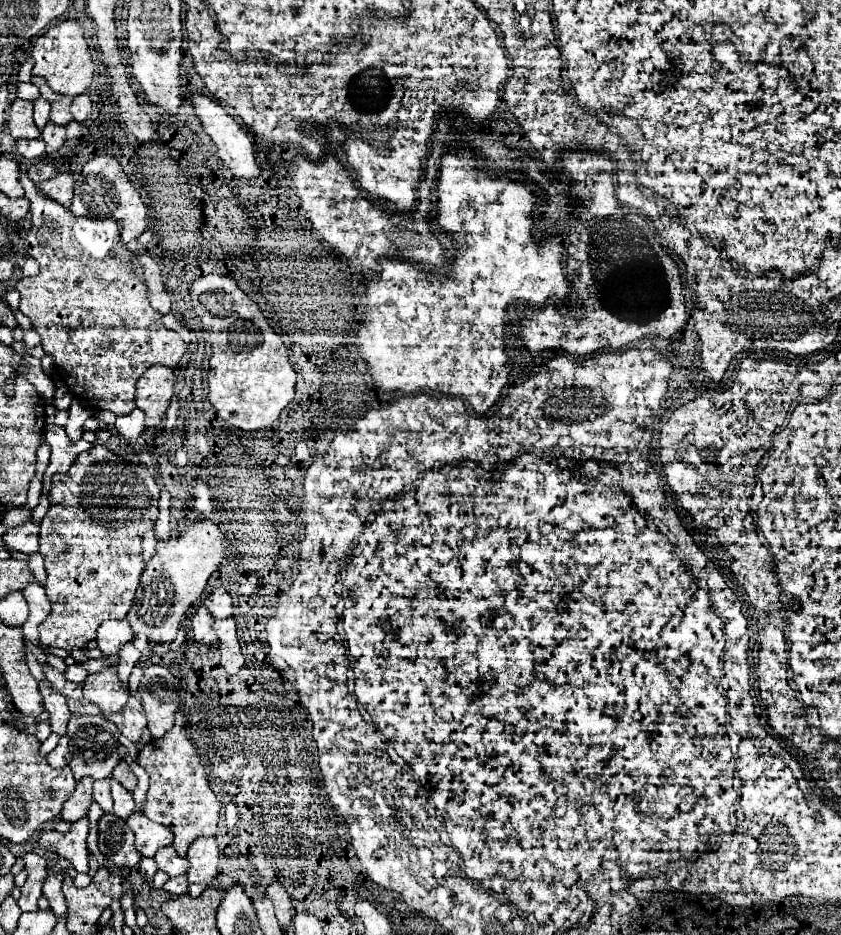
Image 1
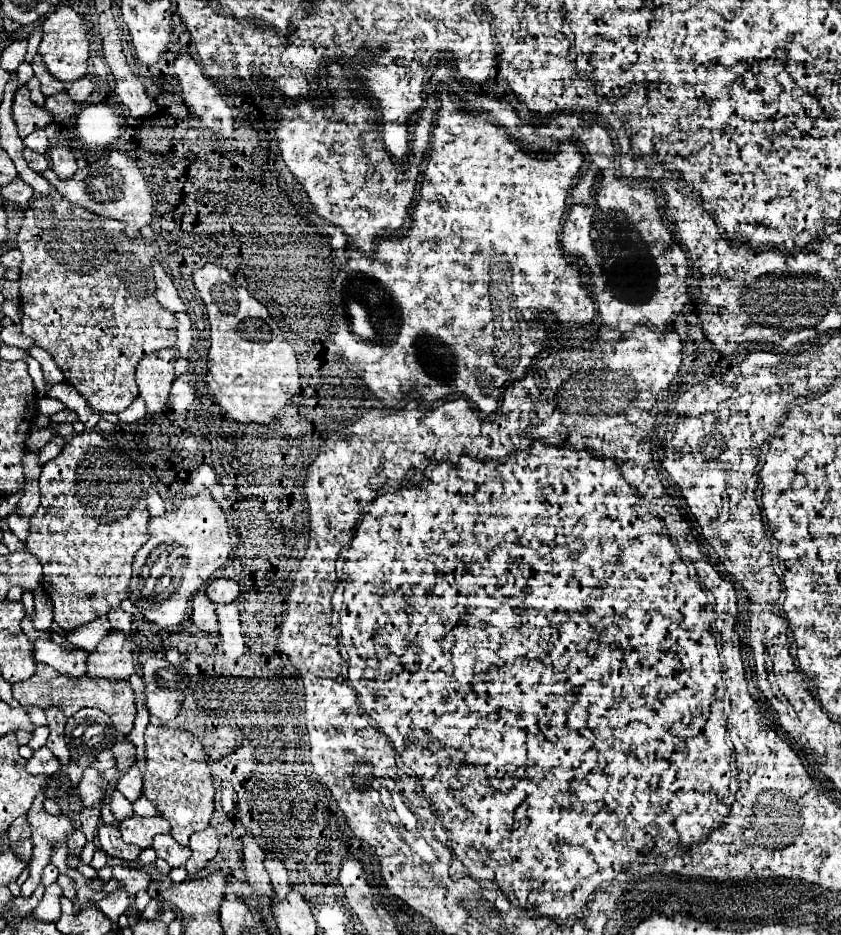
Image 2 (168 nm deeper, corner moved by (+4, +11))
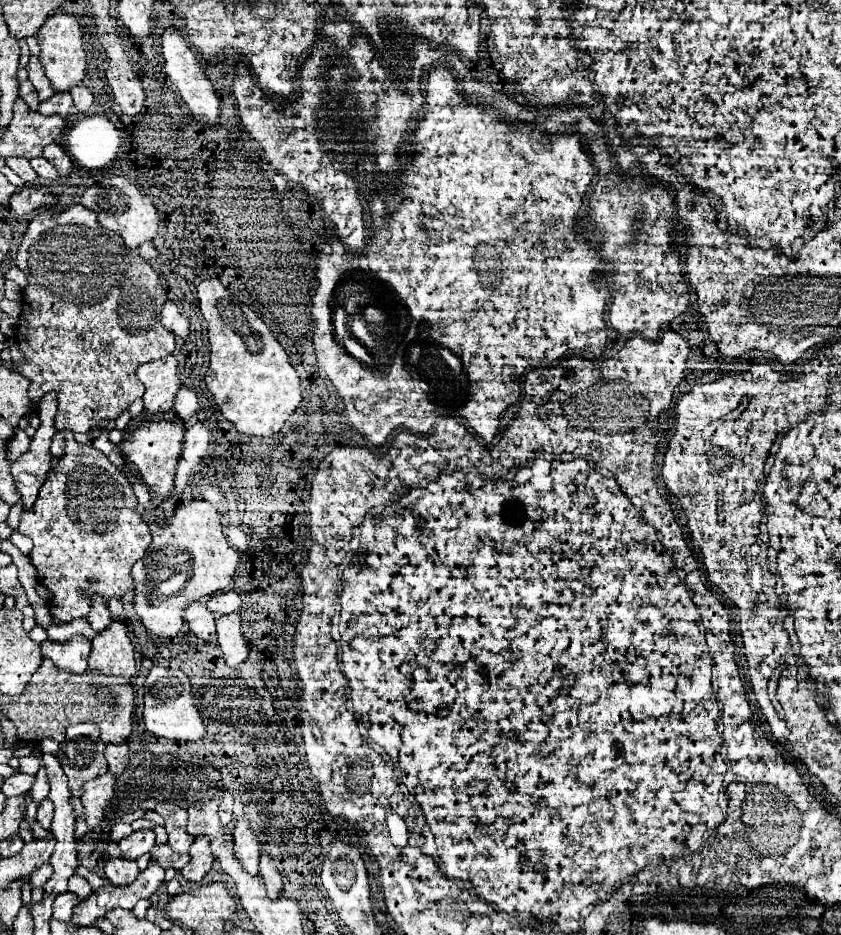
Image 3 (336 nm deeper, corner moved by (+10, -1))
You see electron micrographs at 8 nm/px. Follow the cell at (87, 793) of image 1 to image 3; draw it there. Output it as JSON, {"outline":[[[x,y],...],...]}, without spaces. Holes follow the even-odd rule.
{"outline":[[[109,771],[85,783],[85,793],[81,801],[85,807],[85,817],[89,827],[97,827],[101,823],[103,811],[109,805],[109,799],[113,797],[113,789],[115,789],[115,775]]]}

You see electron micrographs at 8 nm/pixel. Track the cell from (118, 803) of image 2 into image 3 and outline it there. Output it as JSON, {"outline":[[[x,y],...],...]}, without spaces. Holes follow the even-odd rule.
{"outline":[[[117,823],[117,825],[111,829],[111,833],[109,833],[107,841],[119,843],[119,841],[121,841],[123,837],[127,837],[131,831],[133,831],[133,829],[131,829],[131,825],[125,825],[125,823]]]}

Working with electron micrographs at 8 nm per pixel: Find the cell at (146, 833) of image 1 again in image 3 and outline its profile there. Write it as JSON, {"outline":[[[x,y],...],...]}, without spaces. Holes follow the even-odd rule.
{"outline":[[[145,829],[145,831],[133,831],[129,837],[119,841],[119,847],[125,855],[125,859],[137,859],[143,853],[149,853],[155,845],[155,833]]]}

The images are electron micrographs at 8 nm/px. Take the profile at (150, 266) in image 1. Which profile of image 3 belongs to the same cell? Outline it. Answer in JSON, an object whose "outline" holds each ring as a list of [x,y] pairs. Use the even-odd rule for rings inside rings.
{"outline":[[[167,301],[165,303],[165,307],[163,307],[163,327],[165,329],[169,329],[169,331],[173,331],[177,337],[181,337],[181,339],[187,339],[189,337],[189,323],[195,323],[195,319],[187,319],[183,313],[181,313],[181,309],[173,303],[173,301]]]}

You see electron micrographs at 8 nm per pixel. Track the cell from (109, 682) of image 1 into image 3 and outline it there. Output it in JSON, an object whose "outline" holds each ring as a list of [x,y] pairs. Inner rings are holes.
{"outline":[[[113,621],[93,637],[89,669],[119,677],[133,677],[137,673],[133,643],[123,621]]]}

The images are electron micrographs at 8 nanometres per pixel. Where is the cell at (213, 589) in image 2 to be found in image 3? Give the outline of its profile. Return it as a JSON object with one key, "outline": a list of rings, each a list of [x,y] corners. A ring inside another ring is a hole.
{"outline":[[[229,591],[229,593],[221,593],[221,595],[215,595],[207,601],[207,607],[211,613],[215,615],[225,615],[225,613],[233,613],[233,611],[239,611],[241,609],[241,599],[237,593]]]}

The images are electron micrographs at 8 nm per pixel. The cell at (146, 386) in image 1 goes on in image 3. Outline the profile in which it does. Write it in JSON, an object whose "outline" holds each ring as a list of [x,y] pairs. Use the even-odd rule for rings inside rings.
{"outline":[[[173,355],[137,367],[137,377],[145,385],[145,411],[151,415],[167,413],[173,407],[175,393],[181,387],[177,359]]]}

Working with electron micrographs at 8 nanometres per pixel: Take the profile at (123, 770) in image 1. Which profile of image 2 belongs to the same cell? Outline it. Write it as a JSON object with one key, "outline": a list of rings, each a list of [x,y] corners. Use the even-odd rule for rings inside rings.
{"outline":[[[119,741],[113,745],[113,755],[117,761],[117,769],[125,773],[131,765],[135,765],[135,745],[129,741]]]}

